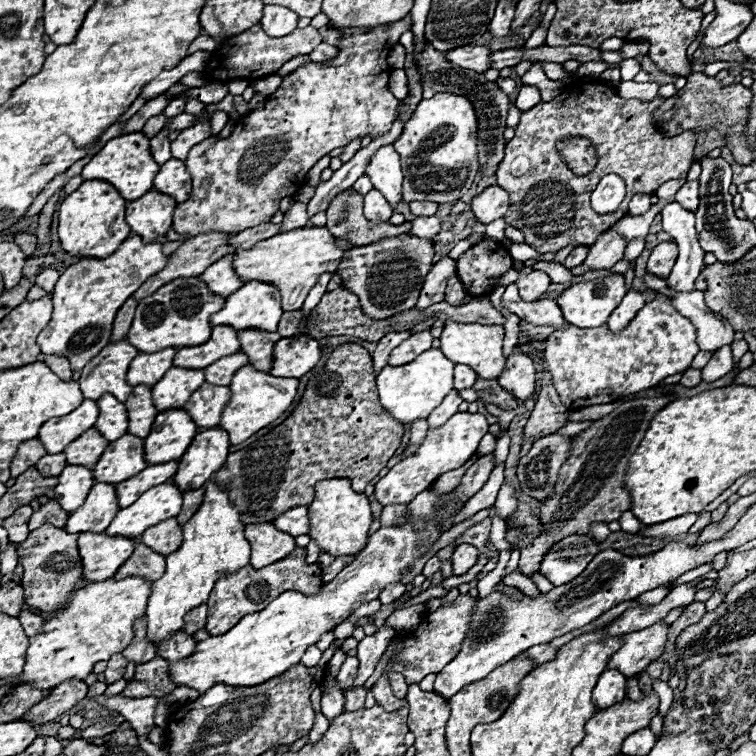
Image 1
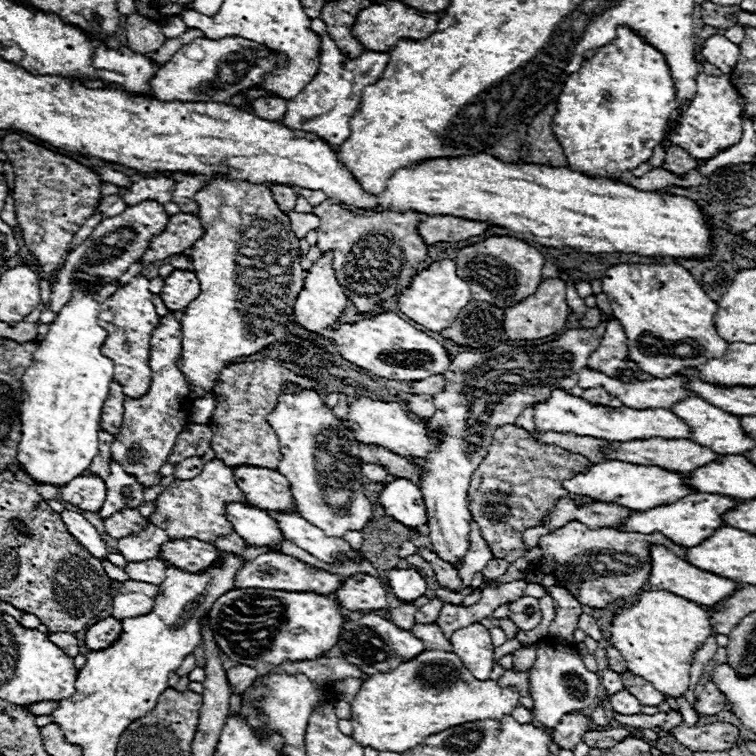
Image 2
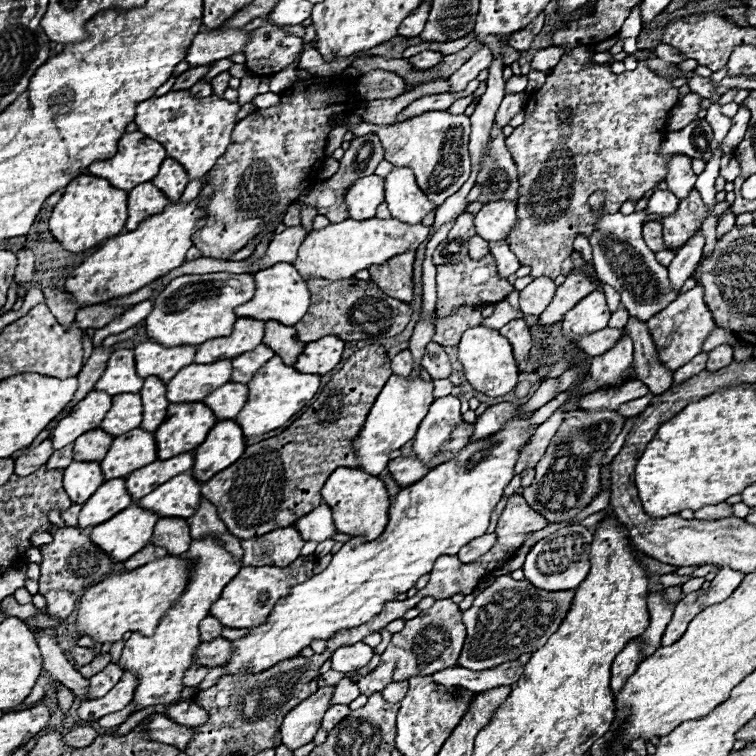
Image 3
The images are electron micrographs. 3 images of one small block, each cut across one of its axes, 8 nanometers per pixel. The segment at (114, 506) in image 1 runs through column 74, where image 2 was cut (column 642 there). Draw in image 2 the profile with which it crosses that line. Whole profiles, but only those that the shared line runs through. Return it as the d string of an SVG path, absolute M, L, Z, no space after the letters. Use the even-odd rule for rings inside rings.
M694 492L688 494L684 498L680 498L678 502L672 504L662 504L656 506L652 510L634 510L624 524L620 524L620 530L636 530L642 534L652 534L652 532L660 532L664 534L670 542L680 544L680 546L696 546L702 540L706 540L716 526L722 526L722 514L730 508L736 506L734 498L728 496L720 496L720 494L706 494L706 492Z

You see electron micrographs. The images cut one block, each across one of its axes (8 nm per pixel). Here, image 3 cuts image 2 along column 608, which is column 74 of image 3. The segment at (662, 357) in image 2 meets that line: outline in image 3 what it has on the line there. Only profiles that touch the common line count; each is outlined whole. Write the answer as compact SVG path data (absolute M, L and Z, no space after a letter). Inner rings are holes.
M192 200L190 204L174 202L162 214L144 220L134 232L108 238L92 256L70 272L64 290L72 294L78 308L84 308L128 296L178 268L184 264L186 252L192 246L190 236L204 226L204 210L200 210L196 204L198 200Z

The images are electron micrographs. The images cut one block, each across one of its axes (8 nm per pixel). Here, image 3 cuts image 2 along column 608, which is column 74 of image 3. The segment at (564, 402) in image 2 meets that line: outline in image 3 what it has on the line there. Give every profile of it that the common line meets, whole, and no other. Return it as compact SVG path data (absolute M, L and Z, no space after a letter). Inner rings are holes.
M92 390L84 400L78 402L76 408L72 408L72 412L62 418L58 422L58 426L52 430L50 440L54 444L54 448L64 448L66 444L74 442L80 434L94 430L100 426L100 422L104 420L104 414L110 410L112 404L112 396L108 396L106 392L96 392Z

